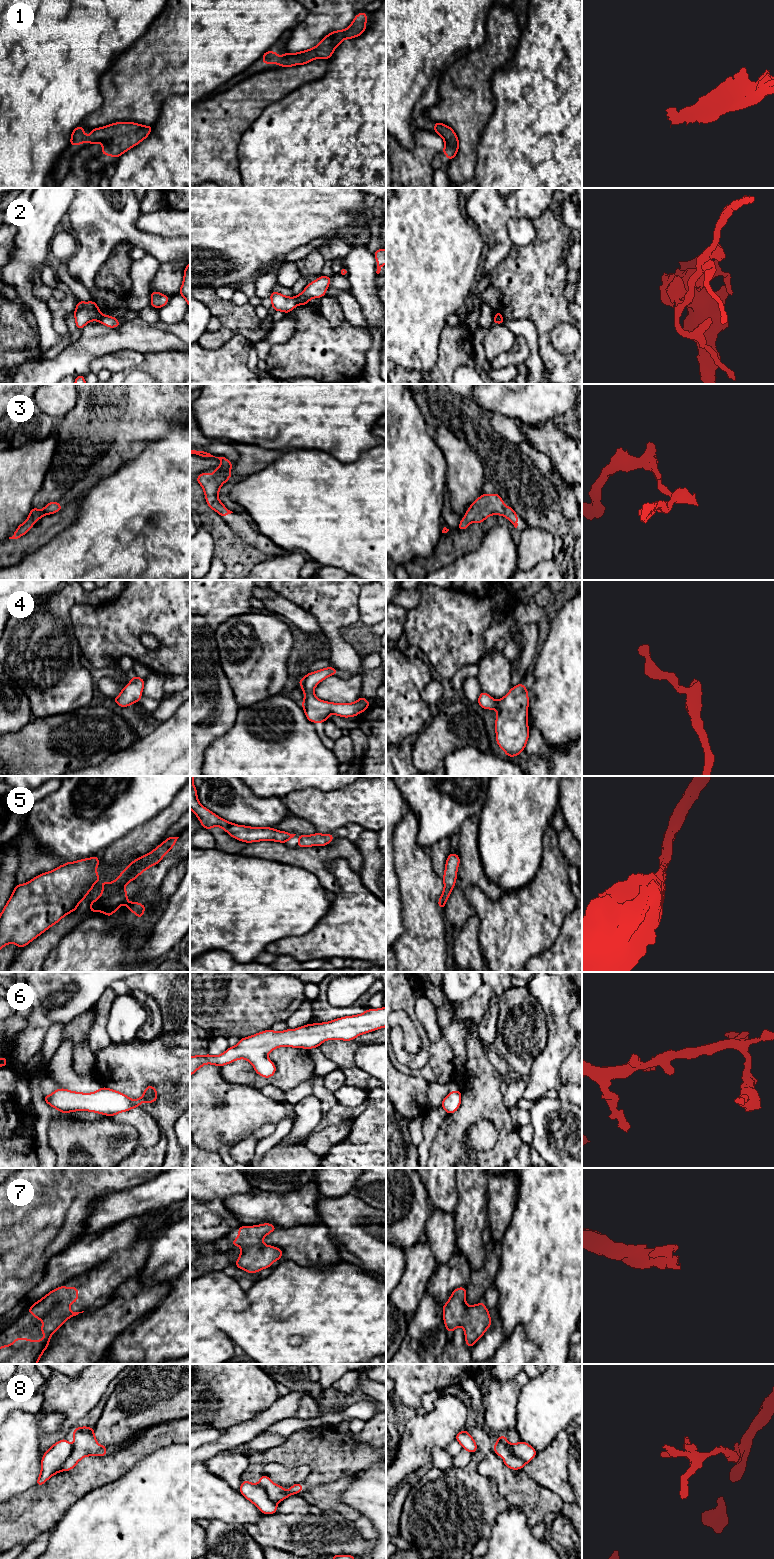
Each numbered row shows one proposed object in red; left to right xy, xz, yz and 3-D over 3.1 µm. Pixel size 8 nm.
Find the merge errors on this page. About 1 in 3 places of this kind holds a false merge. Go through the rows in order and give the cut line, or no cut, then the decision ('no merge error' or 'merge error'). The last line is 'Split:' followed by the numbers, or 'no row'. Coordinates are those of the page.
1: no cut; no merge error
2: cut in xz along (295, 297), (298, 304); merge error
3: no cut; no merge error
4: no cut; no merge error
5: no cut; no merge error
6: no cut; no merge error
7: no cut; no merge error
8: cut in xy along (73, 1445), (72, 1451), (61, 1470); merge error
Split: 2, 8

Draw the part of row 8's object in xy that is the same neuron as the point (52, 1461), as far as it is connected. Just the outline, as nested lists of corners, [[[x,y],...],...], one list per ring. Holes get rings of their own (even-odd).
[[[65,1438],[52,1445],[42,1456],[41,1472],[36,1486],[43,1485],[49,1478],[62,1471],[64,1462],[68,1459],[73,1445]]]

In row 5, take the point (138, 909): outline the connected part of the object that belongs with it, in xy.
[[[175,836],[167,837],[163,843],[150,853],[133,860],[113,882],[110,881],[107,884],[105,880],[102,880],[102,893],[97,900],[90,902],[90,913],[99,911],[110,917],[120,906],[126,904],[128,906],[127,909],[137,915],[139,920],[141,920],[146,906],[135,901],[129,903],[127,891],[124,887],[149,867],[158,864],[167,852],[172,849],[178,838]]]

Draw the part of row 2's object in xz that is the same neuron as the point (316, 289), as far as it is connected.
[[[320,276],[315,281],[309,283],[306,288],[296,296],[297,304],[306,305],[313,298],[321,298],[325,296],[331,279],[332,277]]]

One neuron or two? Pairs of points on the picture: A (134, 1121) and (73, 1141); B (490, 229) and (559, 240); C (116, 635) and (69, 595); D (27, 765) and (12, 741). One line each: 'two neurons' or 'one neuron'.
A: two neurons
B: two neurons
C: two neurons
D: one neuron

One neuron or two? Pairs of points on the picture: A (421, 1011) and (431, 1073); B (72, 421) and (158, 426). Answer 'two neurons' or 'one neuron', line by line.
A: one neuron
B: one neuron

